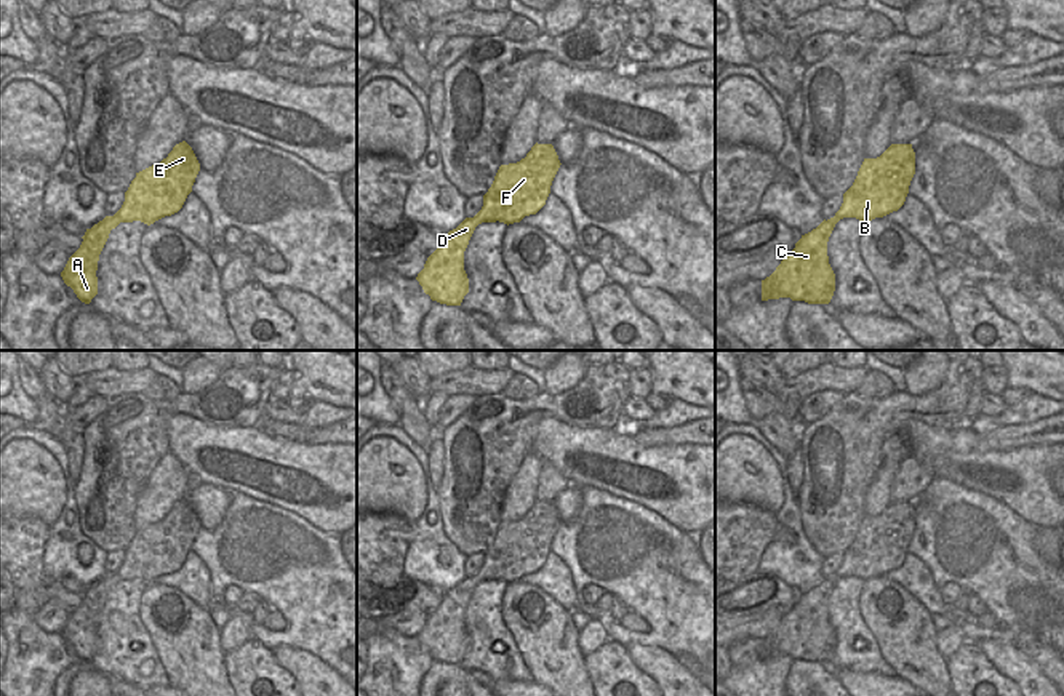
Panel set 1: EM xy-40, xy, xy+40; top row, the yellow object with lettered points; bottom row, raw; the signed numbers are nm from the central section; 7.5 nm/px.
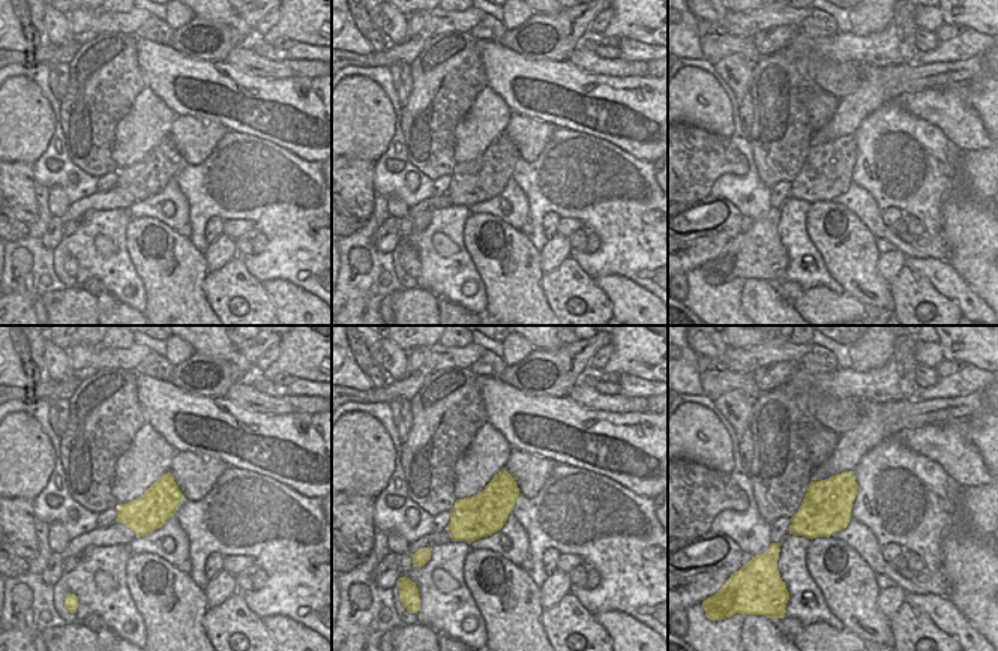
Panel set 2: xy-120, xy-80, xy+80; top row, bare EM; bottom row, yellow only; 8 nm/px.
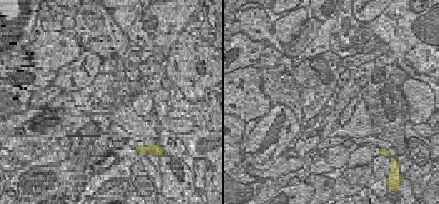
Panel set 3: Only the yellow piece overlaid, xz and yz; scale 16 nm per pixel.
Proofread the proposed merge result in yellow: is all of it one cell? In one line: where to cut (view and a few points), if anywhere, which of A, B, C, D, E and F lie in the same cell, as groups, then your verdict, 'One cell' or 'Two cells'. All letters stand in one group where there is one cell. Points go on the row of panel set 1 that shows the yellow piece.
No split. Groups: A B C D E F. One cell.

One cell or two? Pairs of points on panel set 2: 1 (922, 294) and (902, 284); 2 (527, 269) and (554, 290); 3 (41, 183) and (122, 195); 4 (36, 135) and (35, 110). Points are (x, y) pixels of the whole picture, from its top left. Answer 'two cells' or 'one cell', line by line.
1: one cell
2: two cells
3: two cells
4: one cell

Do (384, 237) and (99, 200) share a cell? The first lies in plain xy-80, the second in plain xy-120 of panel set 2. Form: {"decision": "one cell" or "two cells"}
{"decision": "one cell"}

